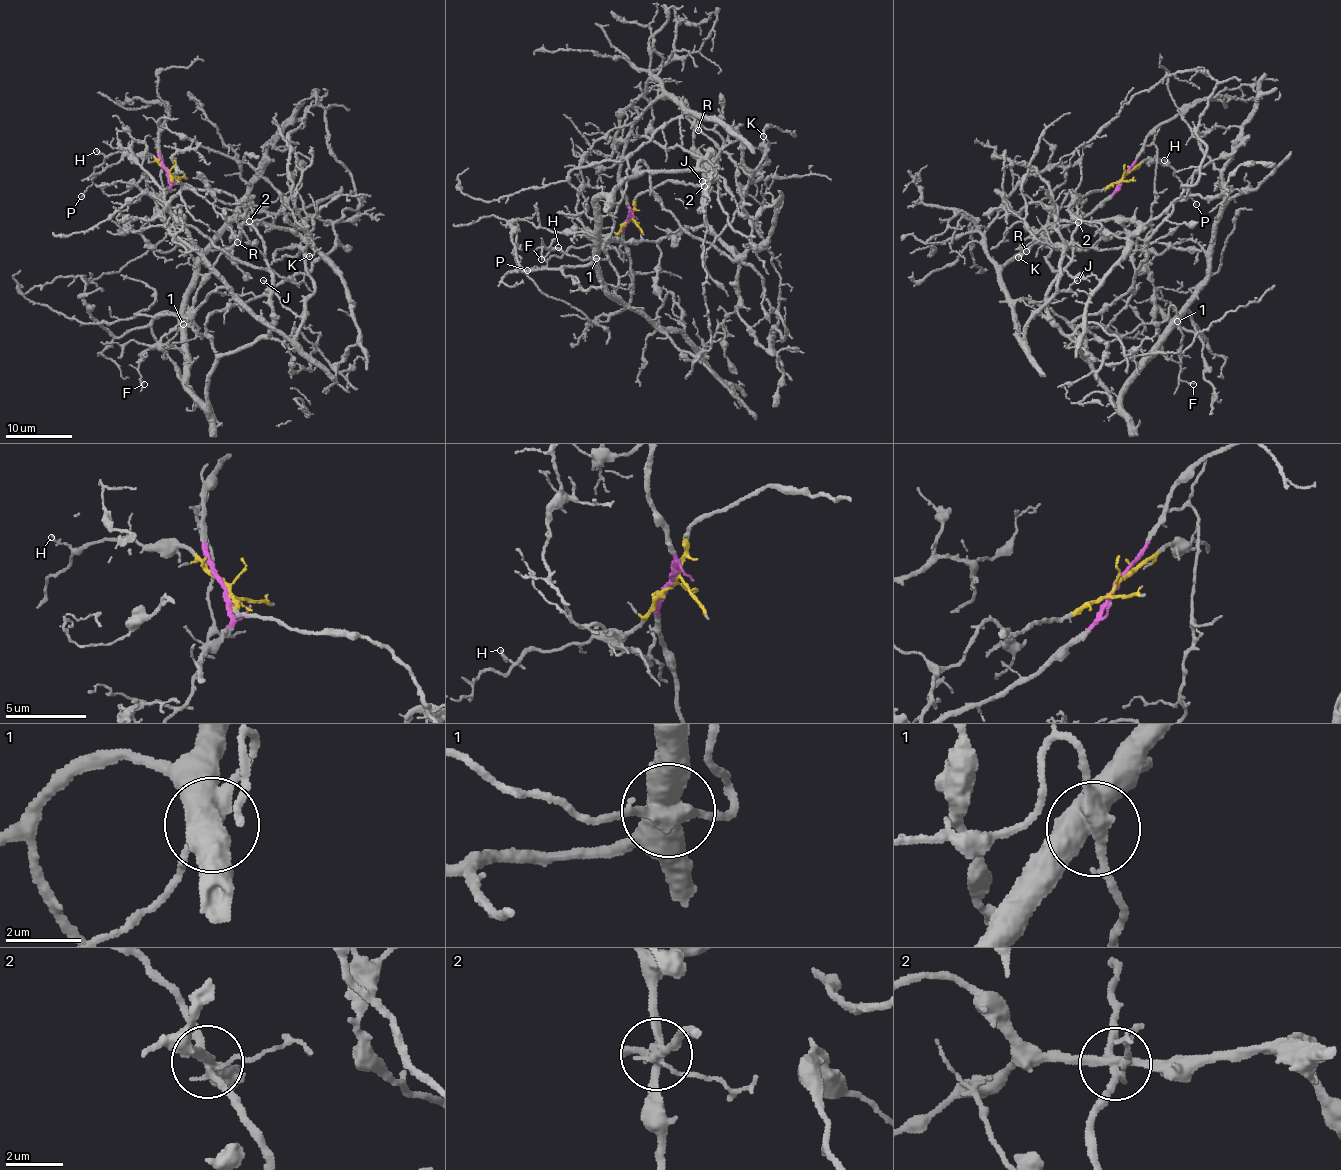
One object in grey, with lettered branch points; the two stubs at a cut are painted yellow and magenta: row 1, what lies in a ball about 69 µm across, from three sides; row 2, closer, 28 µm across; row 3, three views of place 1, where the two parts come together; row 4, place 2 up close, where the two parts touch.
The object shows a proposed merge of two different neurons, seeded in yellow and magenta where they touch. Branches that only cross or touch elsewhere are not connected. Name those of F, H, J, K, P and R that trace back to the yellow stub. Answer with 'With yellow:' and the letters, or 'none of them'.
With yellow: H, P

